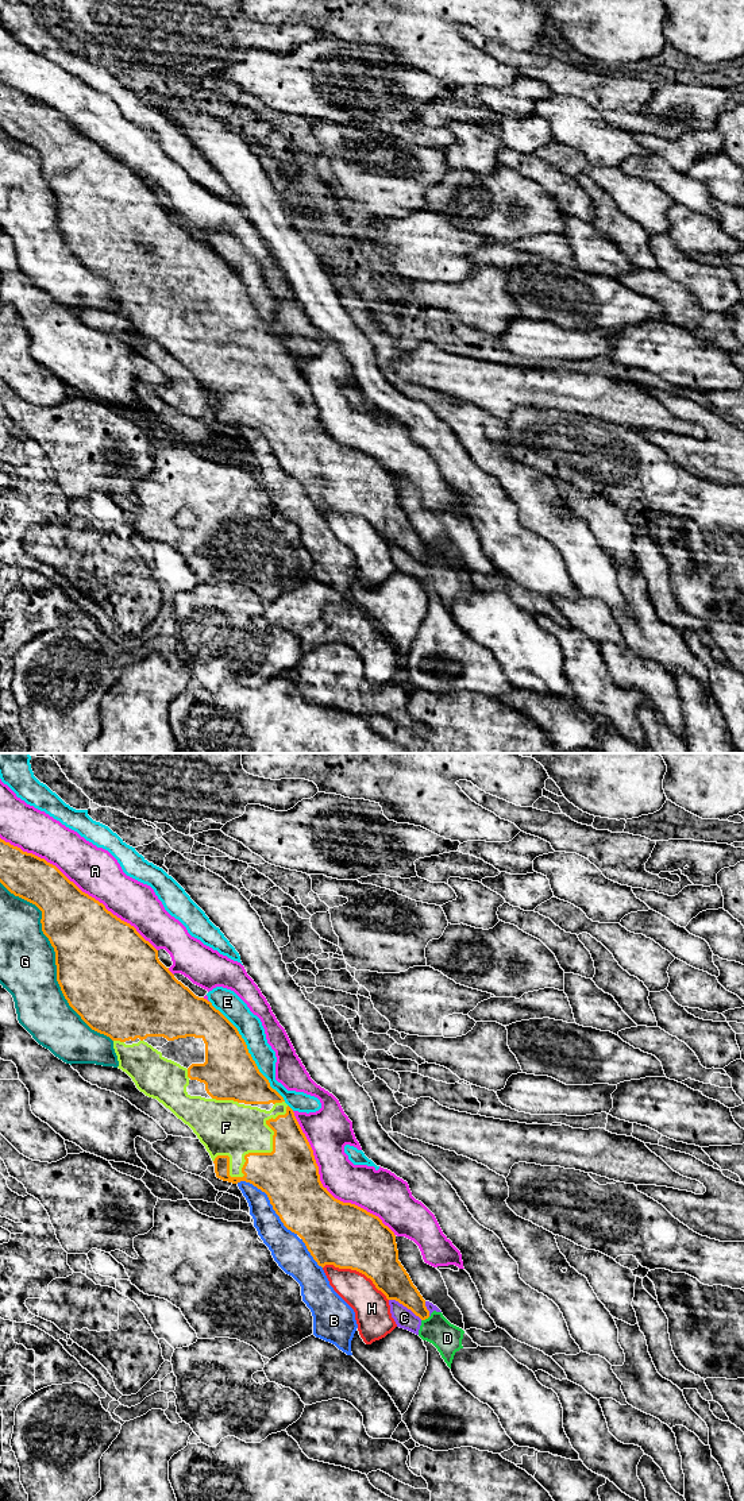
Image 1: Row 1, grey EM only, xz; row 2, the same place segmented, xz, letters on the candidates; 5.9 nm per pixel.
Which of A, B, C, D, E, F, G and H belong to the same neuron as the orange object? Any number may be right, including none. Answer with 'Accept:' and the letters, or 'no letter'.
Accept: F

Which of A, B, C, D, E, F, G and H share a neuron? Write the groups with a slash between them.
A / B / C D / E / F / G / H

